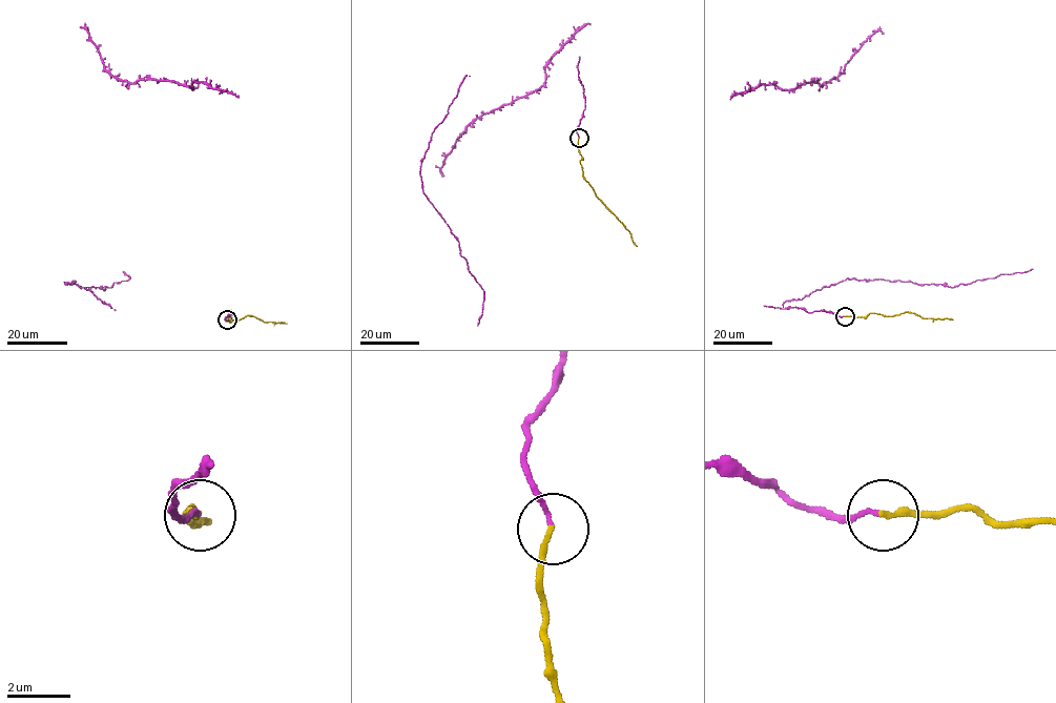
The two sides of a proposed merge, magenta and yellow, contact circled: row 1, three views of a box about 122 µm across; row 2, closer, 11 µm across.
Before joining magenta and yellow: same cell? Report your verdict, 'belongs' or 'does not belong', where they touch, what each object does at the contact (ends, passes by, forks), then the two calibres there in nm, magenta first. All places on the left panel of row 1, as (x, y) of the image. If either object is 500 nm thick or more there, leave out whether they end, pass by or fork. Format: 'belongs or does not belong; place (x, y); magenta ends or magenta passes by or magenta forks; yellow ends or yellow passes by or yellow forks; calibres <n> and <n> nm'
belongs; place (227, 319); magenta ends; yellow ends; calibres 120 and 180 nm

